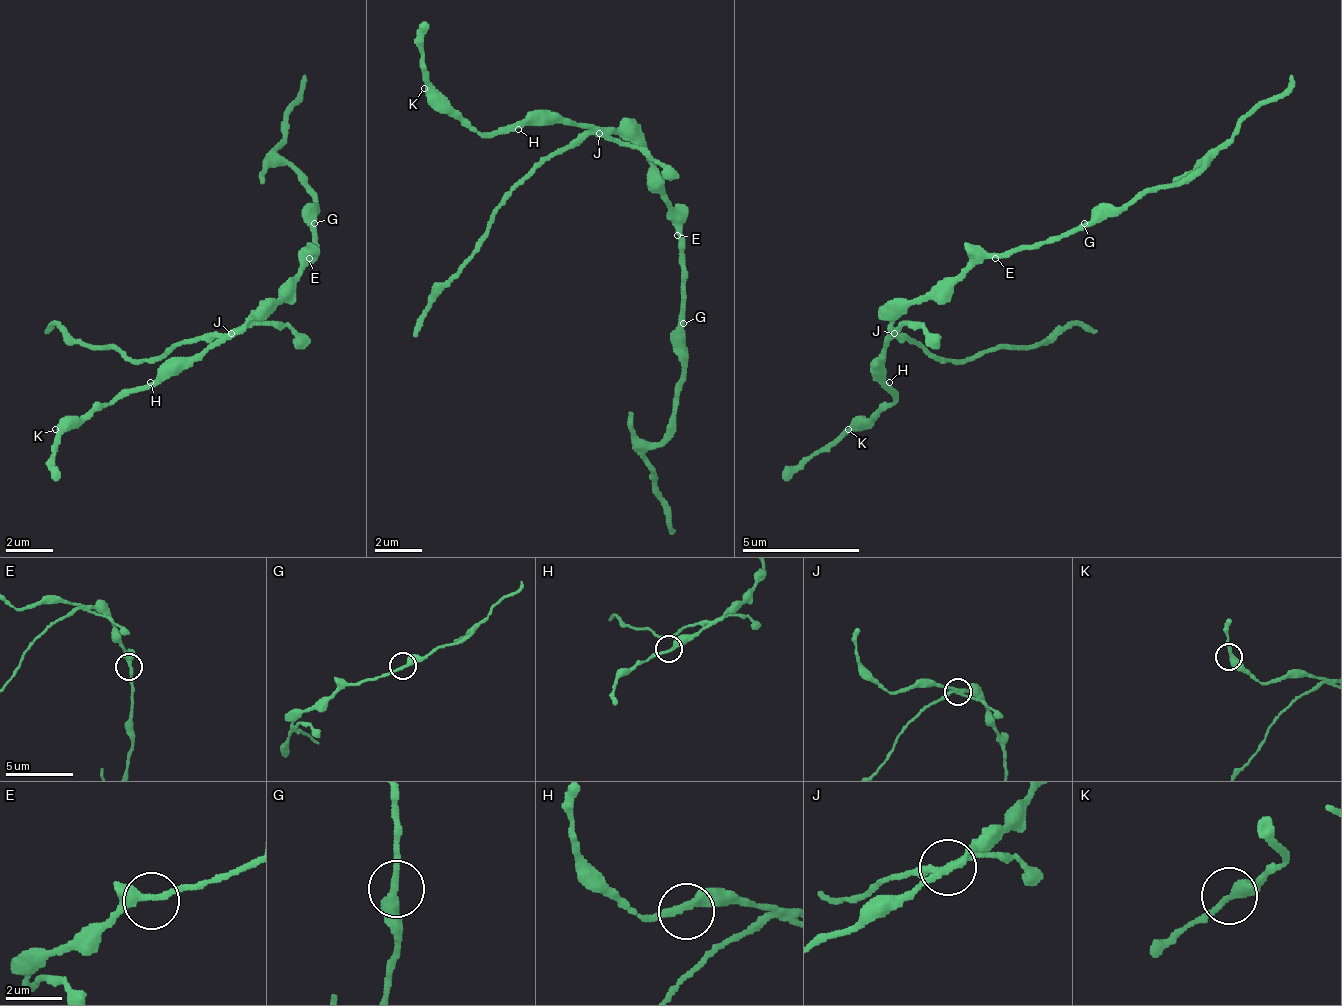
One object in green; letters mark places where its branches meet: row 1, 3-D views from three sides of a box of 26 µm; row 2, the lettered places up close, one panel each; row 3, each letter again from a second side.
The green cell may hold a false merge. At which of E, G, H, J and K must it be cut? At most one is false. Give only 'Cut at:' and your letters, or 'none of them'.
Cut at: J

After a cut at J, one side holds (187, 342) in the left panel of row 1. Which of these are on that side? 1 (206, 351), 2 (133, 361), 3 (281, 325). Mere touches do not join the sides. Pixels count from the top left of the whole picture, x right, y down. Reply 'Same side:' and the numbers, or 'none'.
Same side: 2, 3

